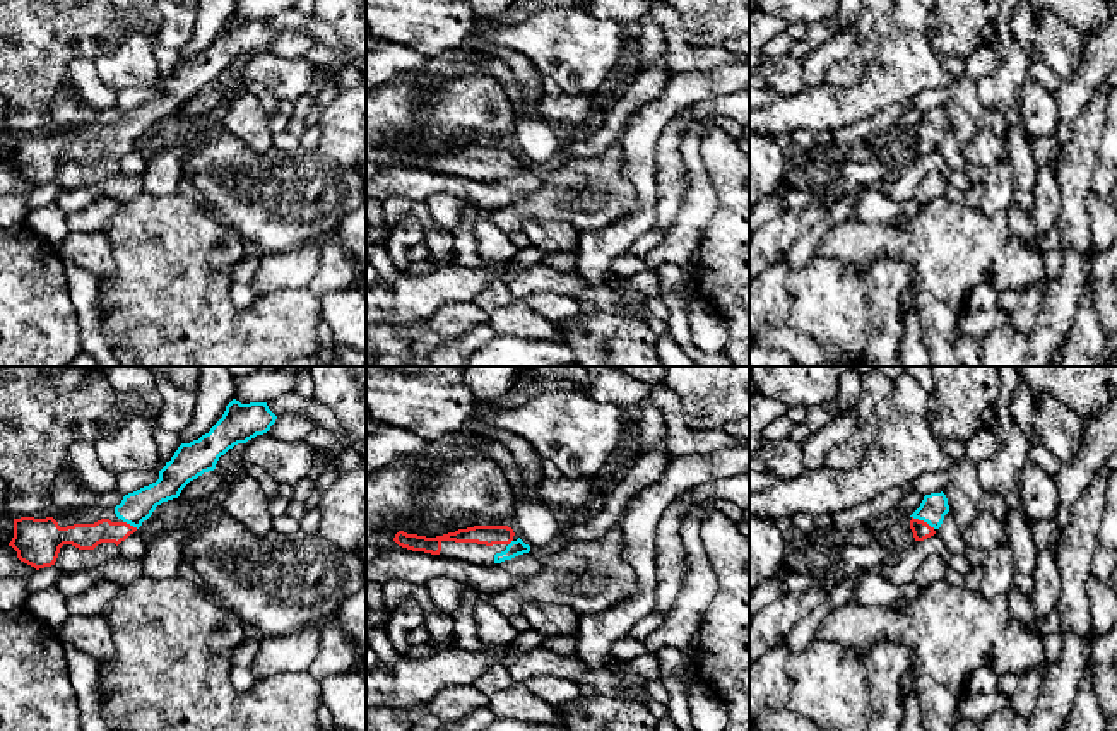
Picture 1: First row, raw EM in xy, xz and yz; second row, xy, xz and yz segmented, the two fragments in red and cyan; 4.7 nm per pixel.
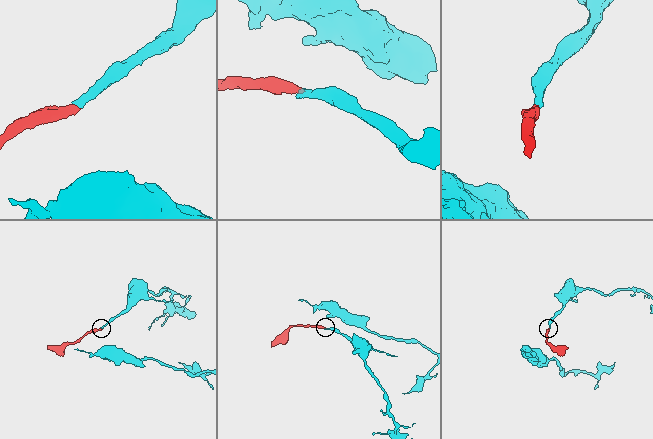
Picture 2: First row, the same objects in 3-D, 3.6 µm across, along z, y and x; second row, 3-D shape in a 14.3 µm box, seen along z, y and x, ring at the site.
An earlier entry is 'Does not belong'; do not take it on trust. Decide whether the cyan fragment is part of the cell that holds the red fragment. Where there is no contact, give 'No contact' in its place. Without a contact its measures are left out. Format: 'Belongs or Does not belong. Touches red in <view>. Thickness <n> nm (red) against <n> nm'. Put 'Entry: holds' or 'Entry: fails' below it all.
Belongs. Touches red in yz. Thickness 90 nm (red) against 130 nm
Entry: fails

